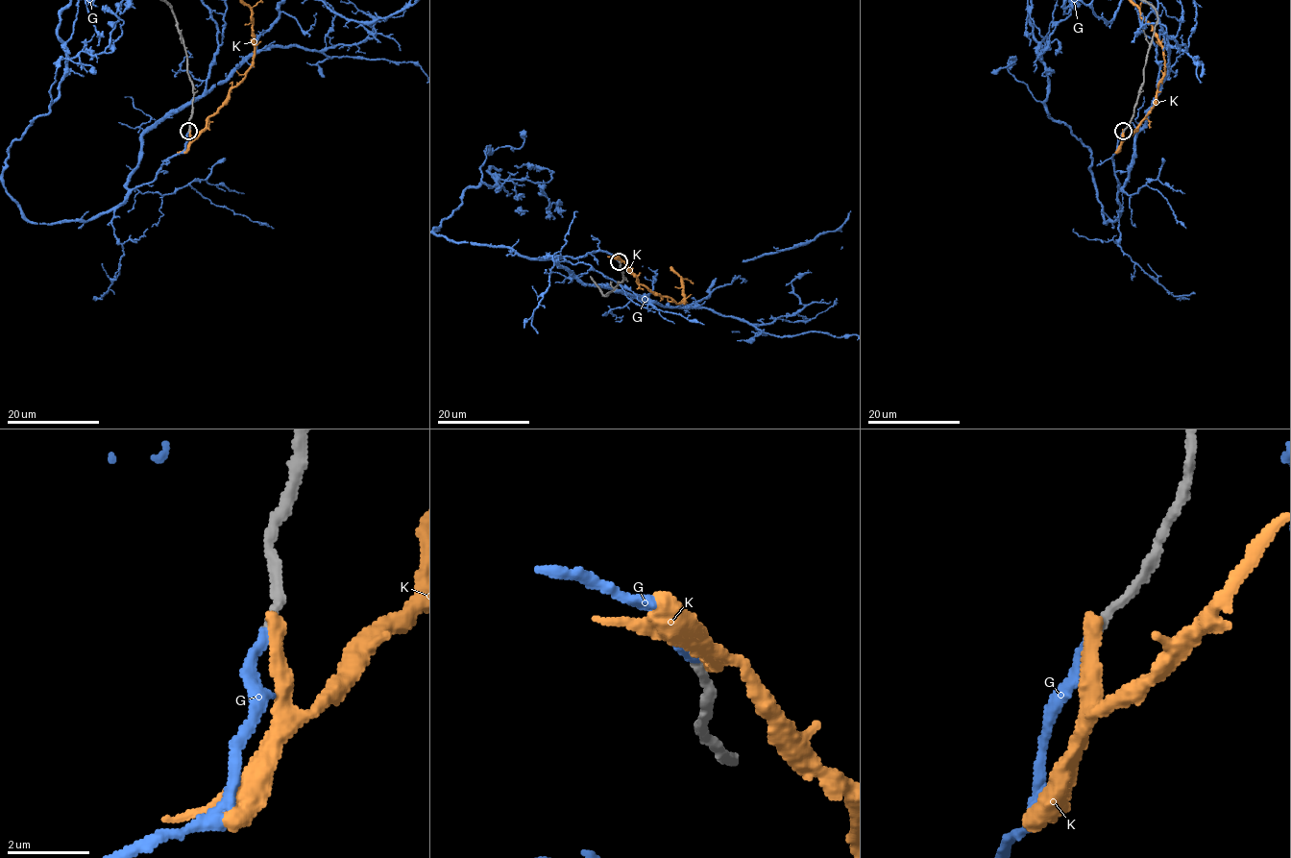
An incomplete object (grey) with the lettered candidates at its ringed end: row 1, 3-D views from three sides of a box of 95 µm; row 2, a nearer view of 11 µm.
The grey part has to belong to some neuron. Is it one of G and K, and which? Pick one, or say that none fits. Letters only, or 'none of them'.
G

